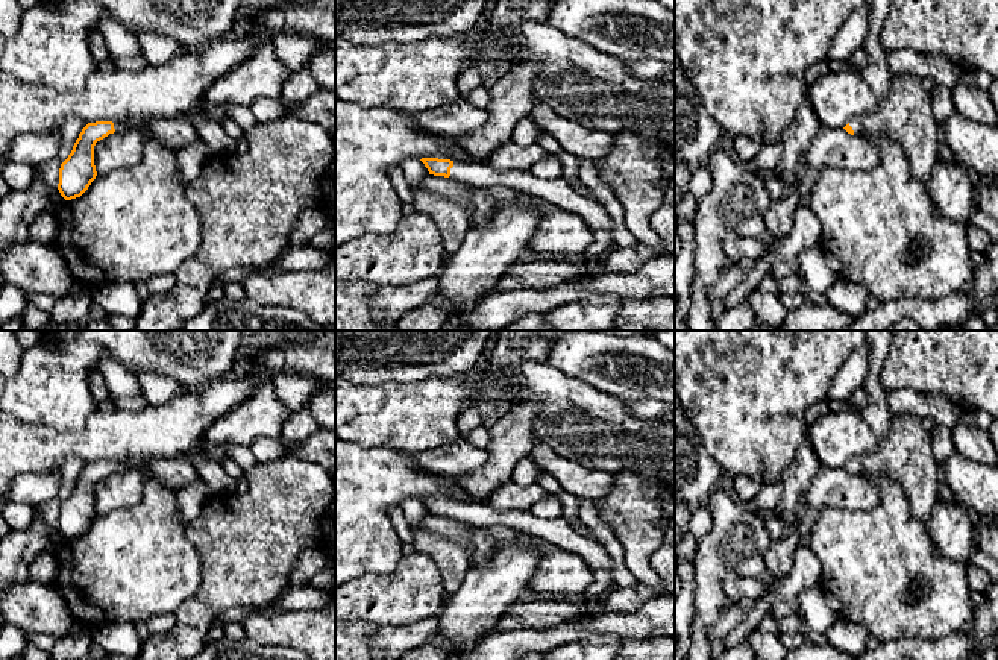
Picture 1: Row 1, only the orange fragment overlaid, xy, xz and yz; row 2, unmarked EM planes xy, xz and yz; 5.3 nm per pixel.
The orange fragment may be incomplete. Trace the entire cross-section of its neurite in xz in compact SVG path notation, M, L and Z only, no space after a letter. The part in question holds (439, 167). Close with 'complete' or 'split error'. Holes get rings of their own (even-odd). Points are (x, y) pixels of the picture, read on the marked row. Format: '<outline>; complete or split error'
M438 158L420 159L429 174L452 178L475 188L510 187L516 193L538 197L554 206L572 211L592 229L611 231L613 222L598 200L581 196L566 176L555 179L535 178L529 171L496 170L487 162L458 162Z; split error

